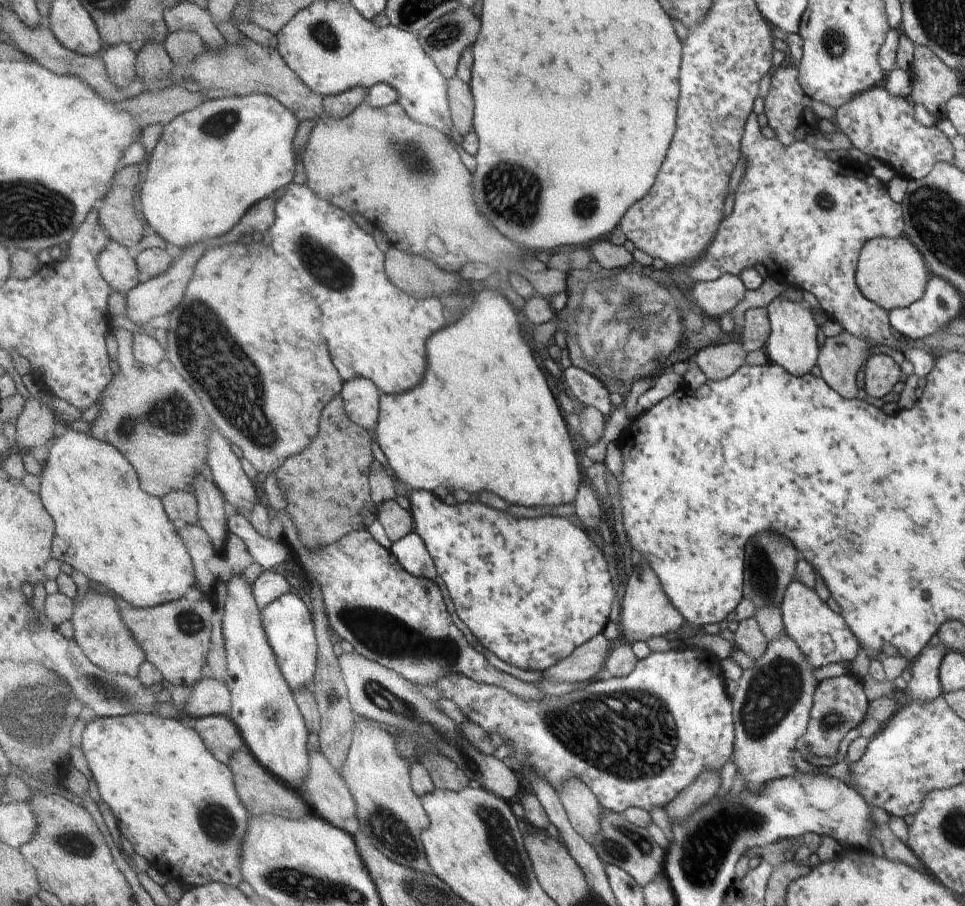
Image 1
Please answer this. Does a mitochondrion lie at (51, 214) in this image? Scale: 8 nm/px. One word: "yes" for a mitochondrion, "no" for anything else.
yes

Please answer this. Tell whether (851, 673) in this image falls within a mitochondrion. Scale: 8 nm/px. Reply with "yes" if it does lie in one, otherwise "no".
no

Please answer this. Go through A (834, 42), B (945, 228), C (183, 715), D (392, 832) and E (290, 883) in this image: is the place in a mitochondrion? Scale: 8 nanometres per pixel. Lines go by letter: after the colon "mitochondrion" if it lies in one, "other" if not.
A: mitochondrion
B: mitochondrion
C: other
D: mitochondrion
E: mitochondrion

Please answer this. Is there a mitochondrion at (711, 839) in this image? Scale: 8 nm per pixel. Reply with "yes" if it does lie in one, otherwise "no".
yes

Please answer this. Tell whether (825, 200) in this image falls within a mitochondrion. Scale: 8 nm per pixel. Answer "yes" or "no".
yes

